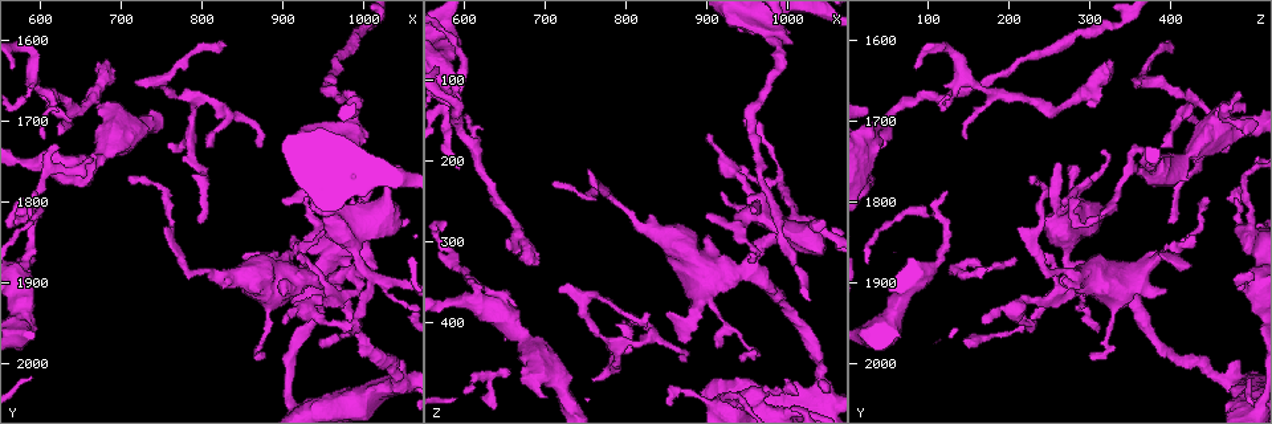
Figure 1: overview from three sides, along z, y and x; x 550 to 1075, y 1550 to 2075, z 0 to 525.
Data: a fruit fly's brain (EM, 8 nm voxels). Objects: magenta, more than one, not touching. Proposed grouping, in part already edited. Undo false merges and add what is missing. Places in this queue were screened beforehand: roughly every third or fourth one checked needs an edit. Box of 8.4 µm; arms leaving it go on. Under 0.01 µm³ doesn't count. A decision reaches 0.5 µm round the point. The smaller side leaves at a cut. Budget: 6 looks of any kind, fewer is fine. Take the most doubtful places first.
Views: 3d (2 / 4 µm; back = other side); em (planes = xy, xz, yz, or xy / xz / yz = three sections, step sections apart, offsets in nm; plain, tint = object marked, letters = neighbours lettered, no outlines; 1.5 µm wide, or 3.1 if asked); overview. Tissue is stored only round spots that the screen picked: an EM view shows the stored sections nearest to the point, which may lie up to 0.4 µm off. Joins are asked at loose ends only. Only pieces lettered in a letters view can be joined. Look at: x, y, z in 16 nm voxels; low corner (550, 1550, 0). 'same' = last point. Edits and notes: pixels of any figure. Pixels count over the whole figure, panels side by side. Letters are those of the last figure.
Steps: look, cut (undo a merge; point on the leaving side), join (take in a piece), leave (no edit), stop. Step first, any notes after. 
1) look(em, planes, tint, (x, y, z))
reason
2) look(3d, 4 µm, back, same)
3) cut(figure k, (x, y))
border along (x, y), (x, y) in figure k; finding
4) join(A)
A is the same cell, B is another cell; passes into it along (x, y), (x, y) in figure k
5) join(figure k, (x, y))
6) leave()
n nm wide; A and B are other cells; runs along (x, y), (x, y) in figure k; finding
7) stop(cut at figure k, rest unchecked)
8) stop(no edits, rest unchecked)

look(3d, 2 µm, (830, 1610, 385))
branch stops here

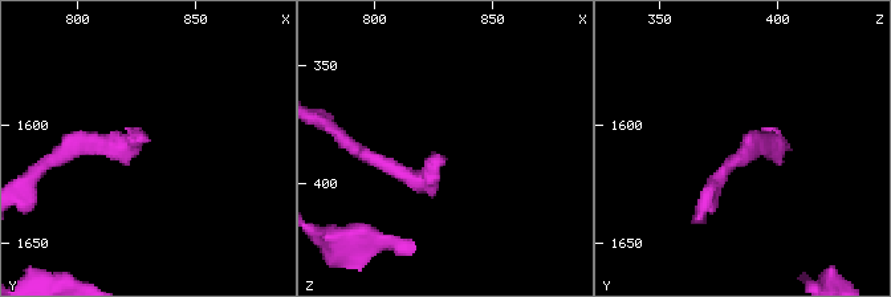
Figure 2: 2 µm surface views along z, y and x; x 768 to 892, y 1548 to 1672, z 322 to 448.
look(em, xy, step 8, tint, (828, 1608, 388))

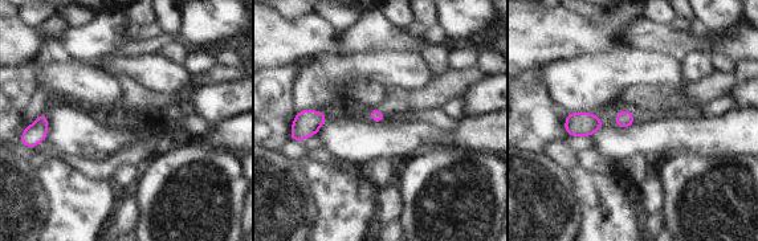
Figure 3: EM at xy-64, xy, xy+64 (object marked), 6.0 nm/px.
look(em, yz, step 4, letters, same)

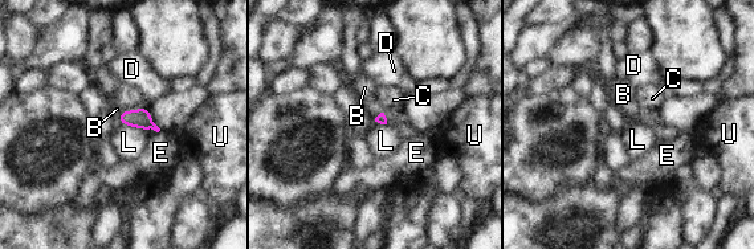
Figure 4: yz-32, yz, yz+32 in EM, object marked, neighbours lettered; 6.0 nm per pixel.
join(B)
L touches over 180 nm; B is the same cell, C, D, E, L and U are other cells; passes into it along (141, 118), (121, 113), (117, 109) in figure 4; it goes on there

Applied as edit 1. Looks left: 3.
look(em, planes, letters, (600, 1665, 485))
branch stops here

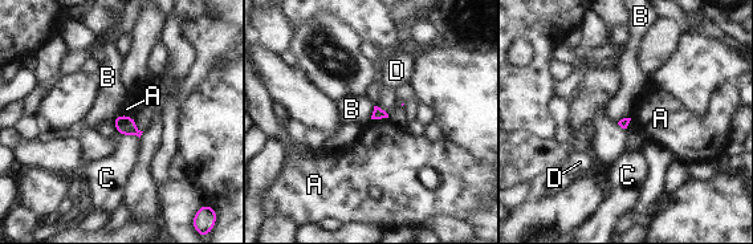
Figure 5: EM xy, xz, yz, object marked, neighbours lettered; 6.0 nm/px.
leave()
A, B, C and D are other cells; border along (374, 105), (370, 118) in figure 5; no lettered piece goes on from it

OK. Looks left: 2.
look(3d, 2 µm, (605, 1725, 145))
branch stops here

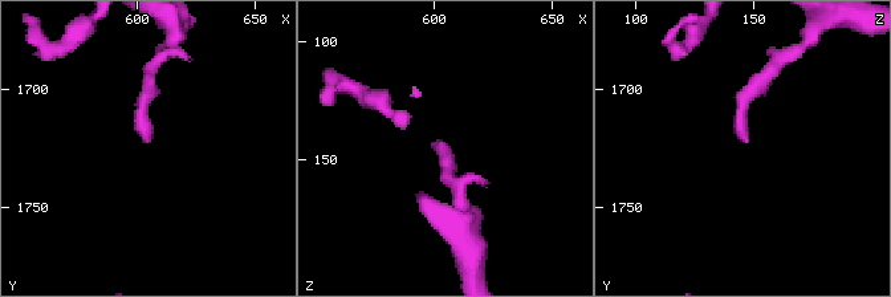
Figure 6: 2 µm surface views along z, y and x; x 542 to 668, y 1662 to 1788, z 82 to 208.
look(em, planes, letters, (606, 1722, 148))

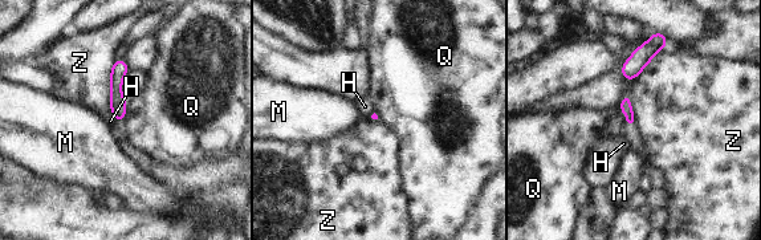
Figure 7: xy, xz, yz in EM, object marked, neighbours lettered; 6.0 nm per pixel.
leave()
Z touches over 340 nm; H, M, Q and Z are other cells; no lettered piece goes on from it

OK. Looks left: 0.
stop(join at figure 4, rest unchecked)

